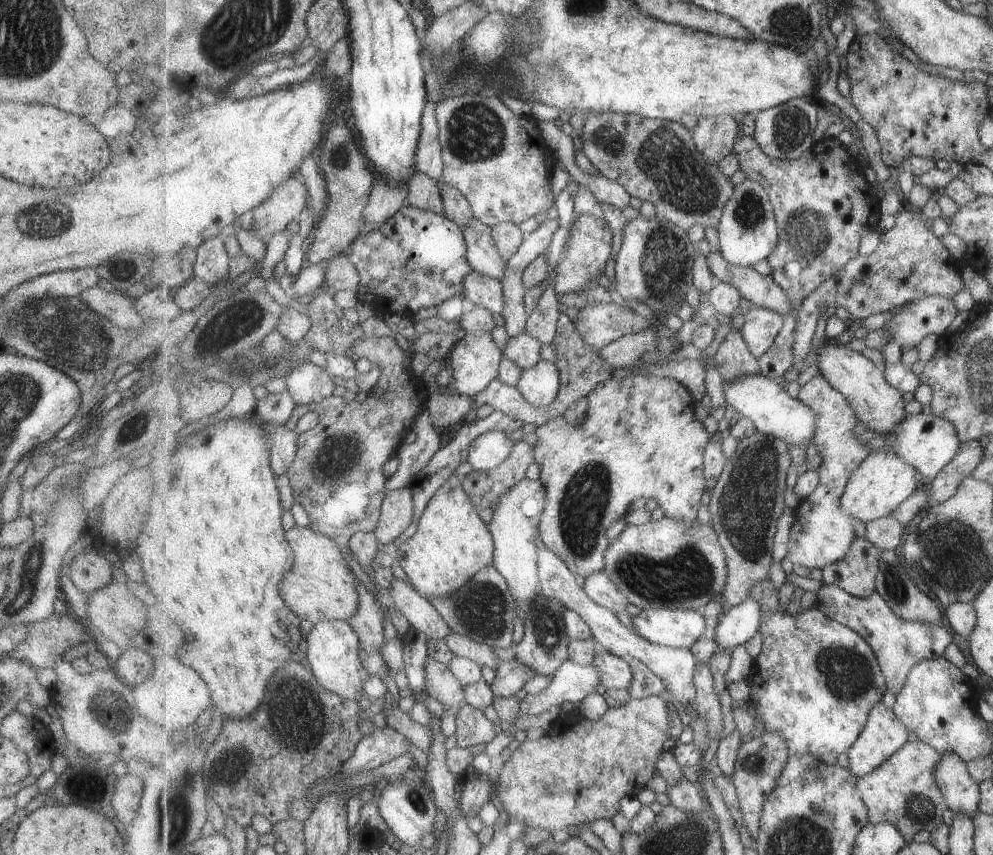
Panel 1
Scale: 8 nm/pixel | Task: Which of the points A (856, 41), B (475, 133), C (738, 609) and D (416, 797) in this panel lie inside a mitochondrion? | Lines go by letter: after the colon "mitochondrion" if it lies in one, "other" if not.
A: other
B: mitochondrion
C: other
D: mitochondrion

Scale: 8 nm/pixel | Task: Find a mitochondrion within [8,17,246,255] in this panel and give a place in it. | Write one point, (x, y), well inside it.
(43, 214)

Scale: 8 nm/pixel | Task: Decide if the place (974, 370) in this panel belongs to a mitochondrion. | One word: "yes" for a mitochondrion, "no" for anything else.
yes

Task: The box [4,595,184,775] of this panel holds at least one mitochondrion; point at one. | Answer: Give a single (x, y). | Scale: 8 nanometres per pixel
(109, 712)

